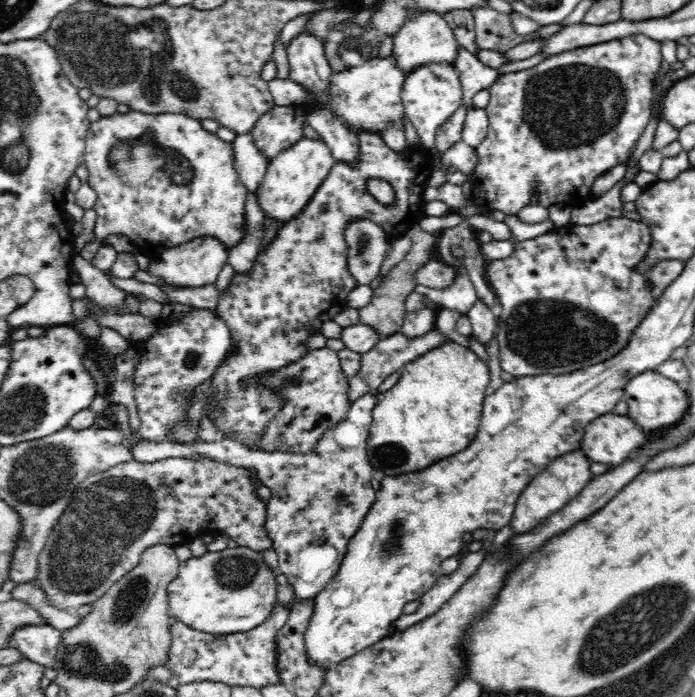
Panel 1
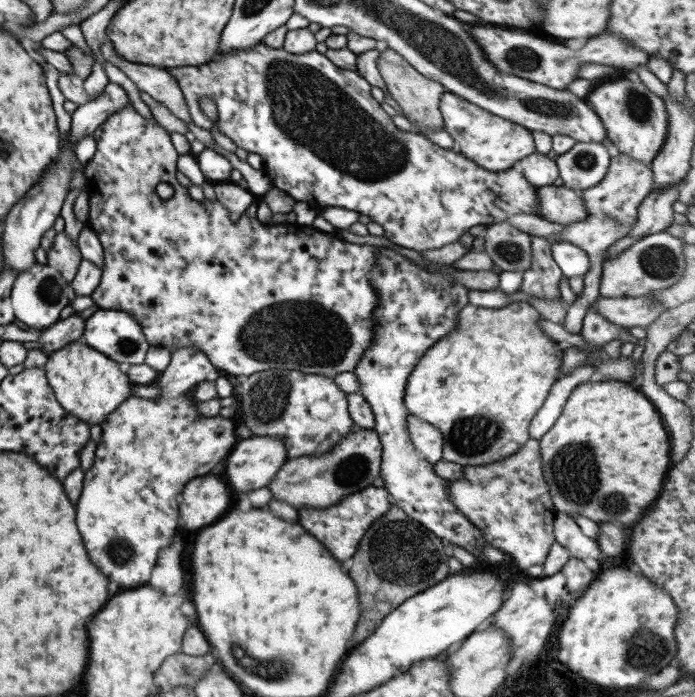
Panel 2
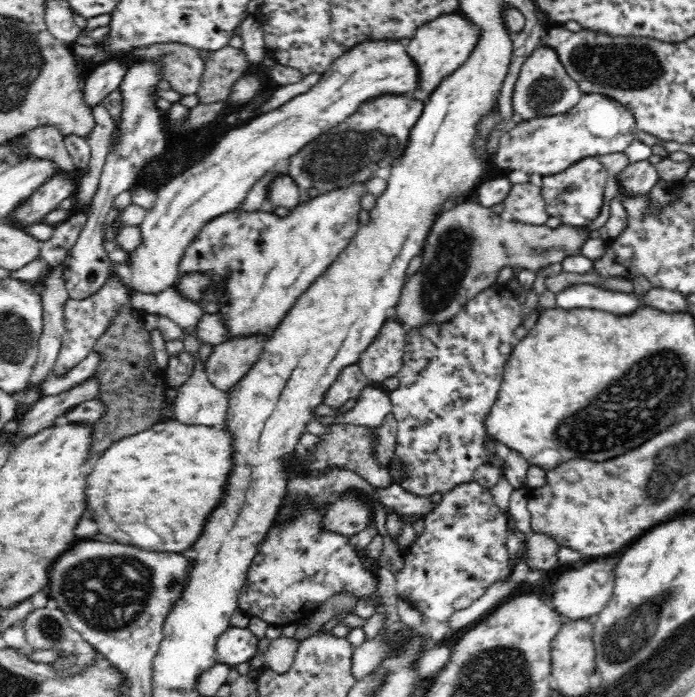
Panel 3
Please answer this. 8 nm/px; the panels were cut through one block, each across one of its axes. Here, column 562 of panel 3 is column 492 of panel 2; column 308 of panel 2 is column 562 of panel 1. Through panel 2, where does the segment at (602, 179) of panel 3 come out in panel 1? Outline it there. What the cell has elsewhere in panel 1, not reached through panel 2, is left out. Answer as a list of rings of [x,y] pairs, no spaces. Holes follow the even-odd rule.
[[[630,35],[626,38],[614,39],[597,45],[578,47],[574,50],[560,52],[560,54],[549,55],[538,66],[515,73],[503,74],[489,88],[490,103],[488,103],[486,111],[488,111],[488,117],[490,117],[490,132],[484,138],[484,142],[475,148],[478,155],[478,164],[476,164],[476,170],[471,176],[475,203],[486,210],[498,210],[505,215],[516,215],[521,208],[528,206],[534,198],[540,206],[546,208],[553,204],[562,204],[562,206],[568,206],[571,209],[592,199],[590,196],[594,181],[600,179],[612,168],[628,162],[630,150],[637,144],[652,118],[652,86],[654,86],[654,76],[658,74],[660,62],[662,62],[660,46],[661,42],[654,41],[646,35]]]

